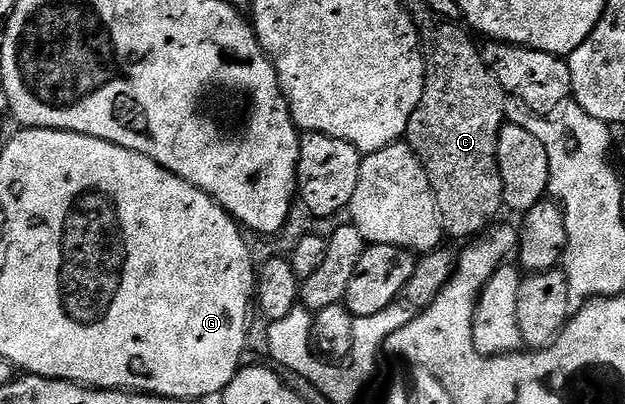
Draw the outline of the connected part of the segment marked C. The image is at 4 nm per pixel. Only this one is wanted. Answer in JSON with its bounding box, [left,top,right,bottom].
[405,19,509,240]

